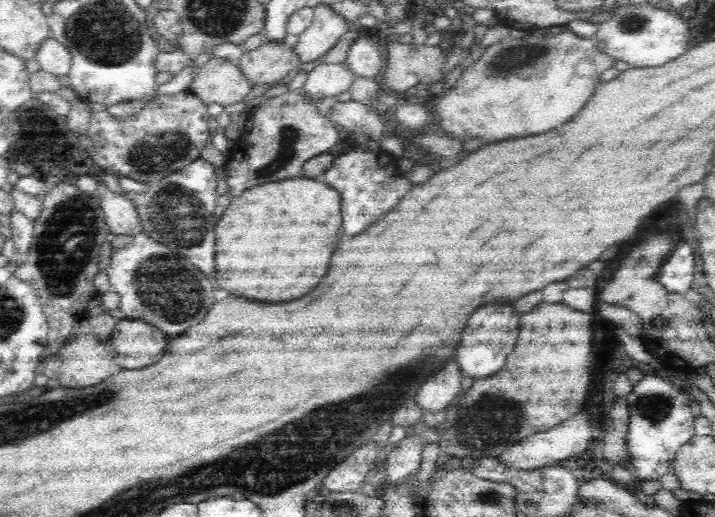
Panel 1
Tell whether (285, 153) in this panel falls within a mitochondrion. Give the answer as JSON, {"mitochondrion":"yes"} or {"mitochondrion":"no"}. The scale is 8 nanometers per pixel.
{"mitochondrion":"yes"}

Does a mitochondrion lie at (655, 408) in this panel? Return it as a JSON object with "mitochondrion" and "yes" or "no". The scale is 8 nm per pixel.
{"mitochondrion":"yes"}

